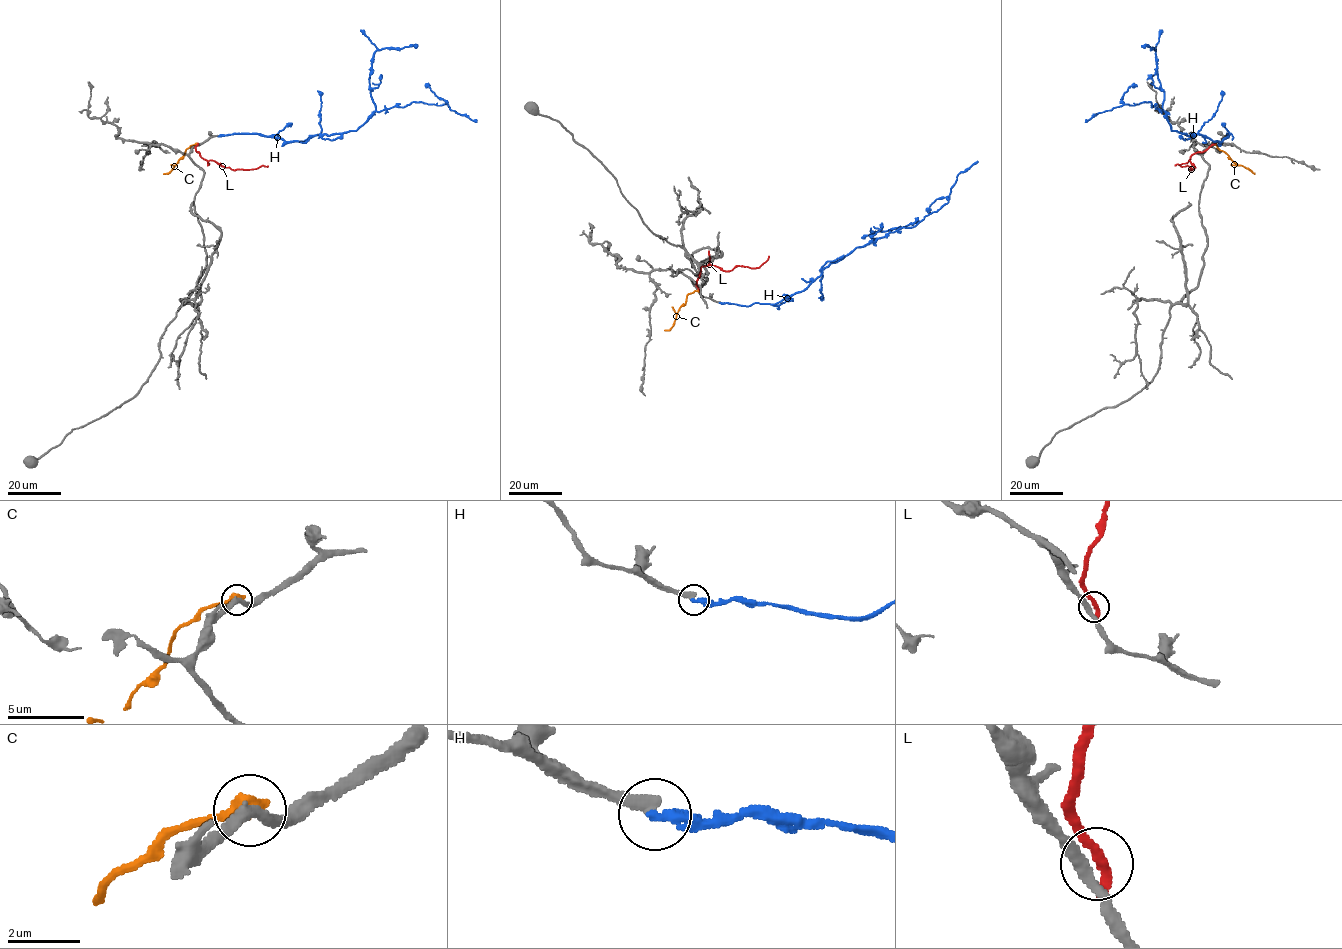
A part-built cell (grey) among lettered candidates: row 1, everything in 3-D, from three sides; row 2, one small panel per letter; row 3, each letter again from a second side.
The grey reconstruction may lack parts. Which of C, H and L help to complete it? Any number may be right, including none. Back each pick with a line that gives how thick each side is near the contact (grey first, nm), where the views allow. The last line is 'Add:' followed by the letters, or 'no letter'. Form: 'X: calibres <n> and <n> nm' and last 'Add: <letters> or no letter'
Add: no letter

